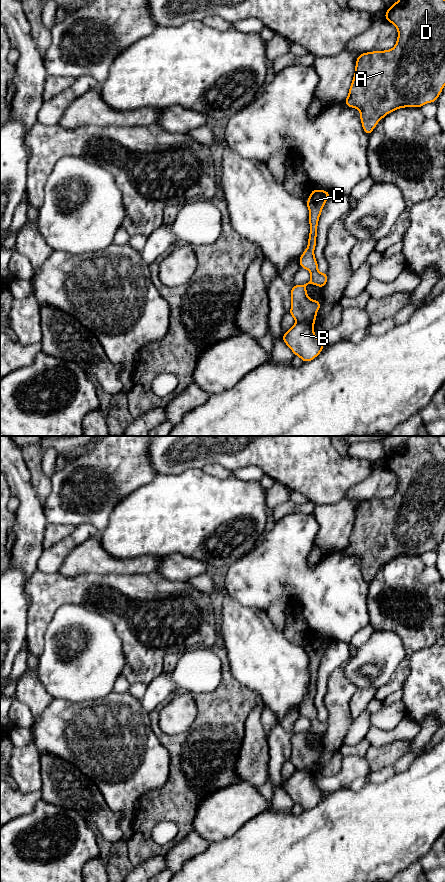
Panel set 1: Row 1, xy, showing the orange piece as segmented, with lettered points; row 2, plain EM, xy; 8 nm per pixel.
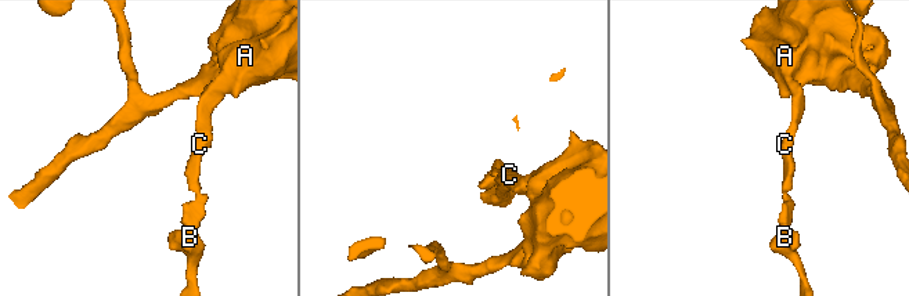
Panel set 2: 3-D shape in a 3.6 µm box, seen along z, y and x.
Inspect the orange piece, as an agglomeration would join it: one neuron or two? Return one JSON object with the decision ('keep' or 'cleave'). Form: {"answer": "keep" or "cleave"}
{"answer": "cleave"}

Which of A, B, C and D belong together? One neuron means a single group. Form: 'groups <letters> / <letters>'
groups A C D / B

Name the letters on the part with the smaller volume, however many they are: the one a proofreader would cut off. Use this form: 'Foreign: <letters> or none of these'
Foreign: B

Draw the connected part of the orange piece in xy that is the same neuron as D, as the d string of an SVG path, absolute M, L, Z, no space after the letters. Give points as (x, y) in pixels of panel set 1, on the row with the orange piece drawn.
M398 0L385 12L385 19L395 25L398 31L398 38L391 50L373 51L359 54L356 60L355 73L349 88L349 94L345 99L348 107L360 111L360 119L364 132L370 135L378 122L390 112L404 107L420 108L422 105L436 102L445 86L445 0Z

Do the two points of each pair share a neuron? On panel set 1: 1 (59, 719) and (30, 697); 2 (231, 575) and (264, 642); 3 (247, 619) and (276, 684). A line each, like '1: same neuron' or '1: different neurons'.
1: different neurons
2: different neurons
3: same neuron

